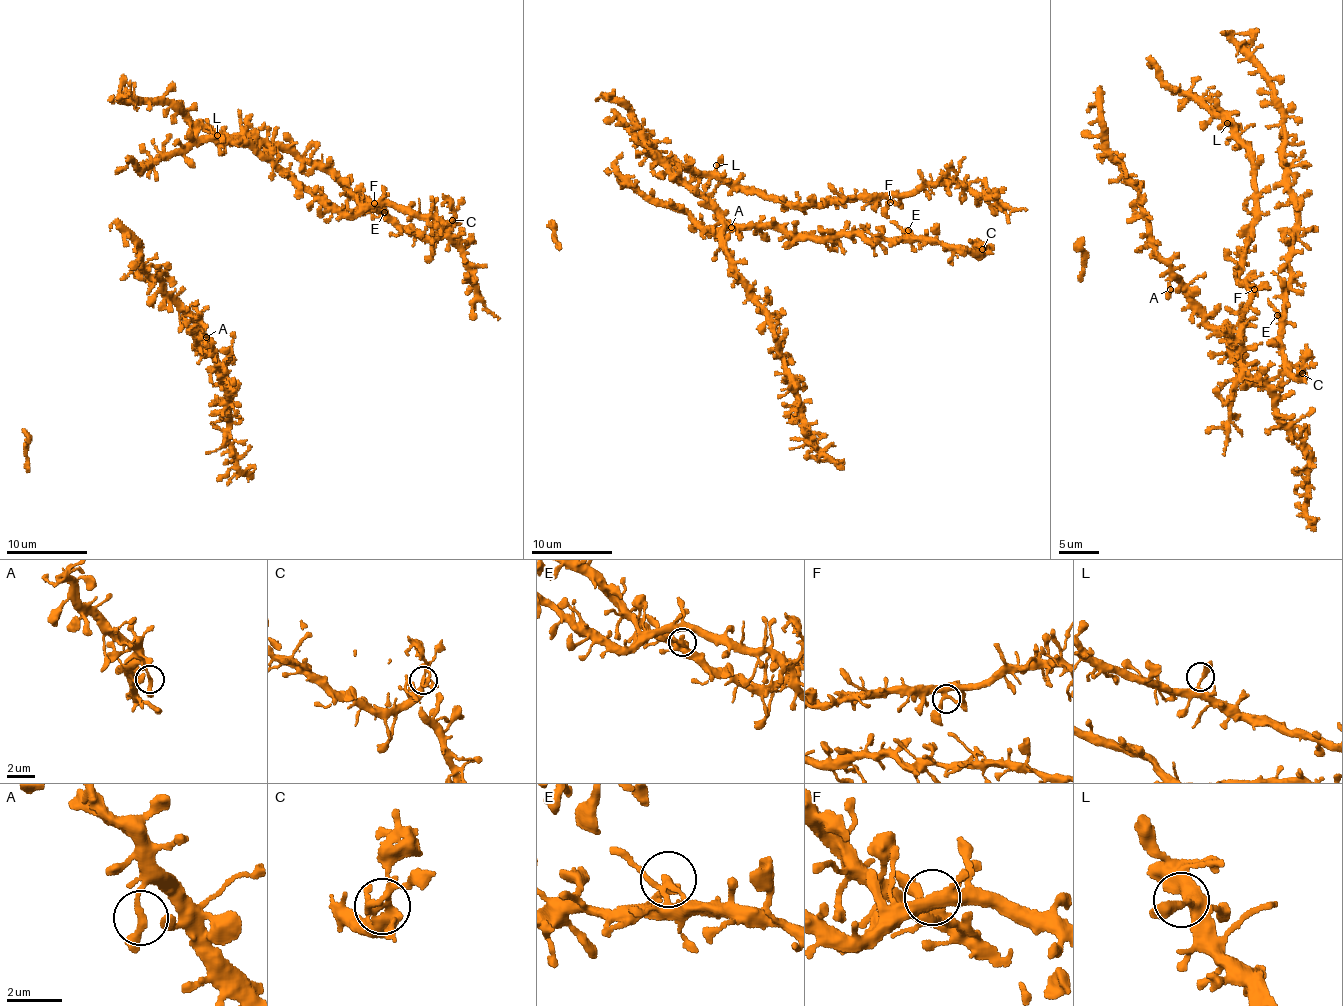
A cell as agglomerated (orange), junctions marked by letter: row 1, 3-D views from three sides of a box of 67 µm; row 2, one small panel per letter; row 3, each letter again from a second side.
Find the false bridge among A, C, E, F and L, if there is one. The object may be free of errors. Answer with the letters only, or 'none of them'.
C

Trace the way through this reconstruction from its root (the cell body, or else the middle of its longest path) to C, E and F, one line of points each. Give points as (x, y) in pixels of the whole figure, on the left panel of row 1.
C: (159, 160), (242, 141), (350, 214), (370, 199), (425, 236), (452, 220)
E: (159, 160), (208, 141), (242, 141), (344, 211), (364, 213), (372, 204), (368, 199), (369, 208), (384, 212)
F: (159, 160), (208, 141), (242, 141), (350, 214), (364, 213), (374, 203)

